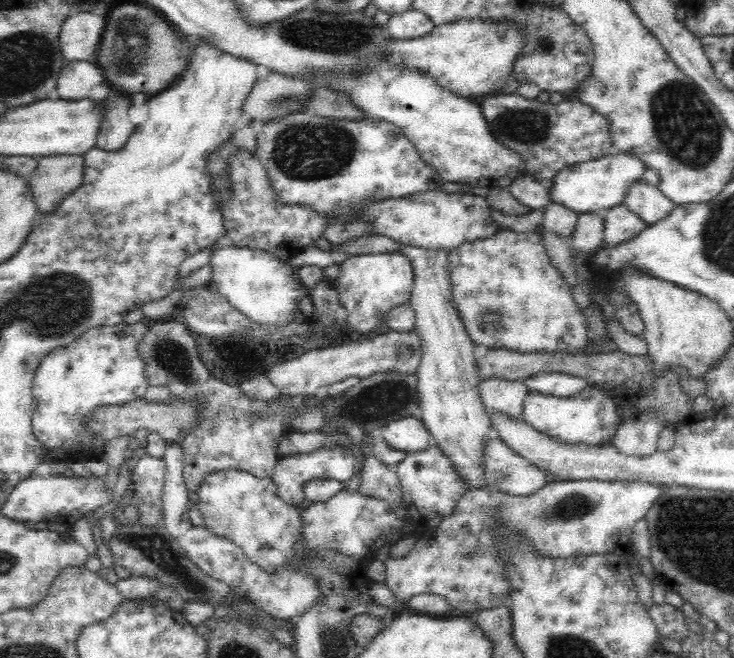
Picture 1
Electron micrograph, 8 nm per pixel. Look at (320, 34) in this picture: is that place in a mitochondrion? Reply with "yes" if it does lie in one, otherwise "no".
yes

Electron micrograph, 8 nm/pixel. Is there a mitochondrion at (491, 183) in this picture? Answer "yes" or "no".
no

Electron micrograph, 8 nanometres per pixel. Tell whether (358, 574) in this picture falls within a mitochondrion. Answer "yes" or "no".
no

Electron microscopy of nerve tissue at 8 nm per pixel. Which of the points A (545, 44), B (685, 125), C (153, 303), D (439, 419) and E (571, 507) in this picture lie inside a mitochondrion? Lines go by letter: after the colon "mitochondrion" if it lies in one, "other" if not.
A: mitochondrion
B: mitochondrion
C: other
D: other
E: mitochondrion

